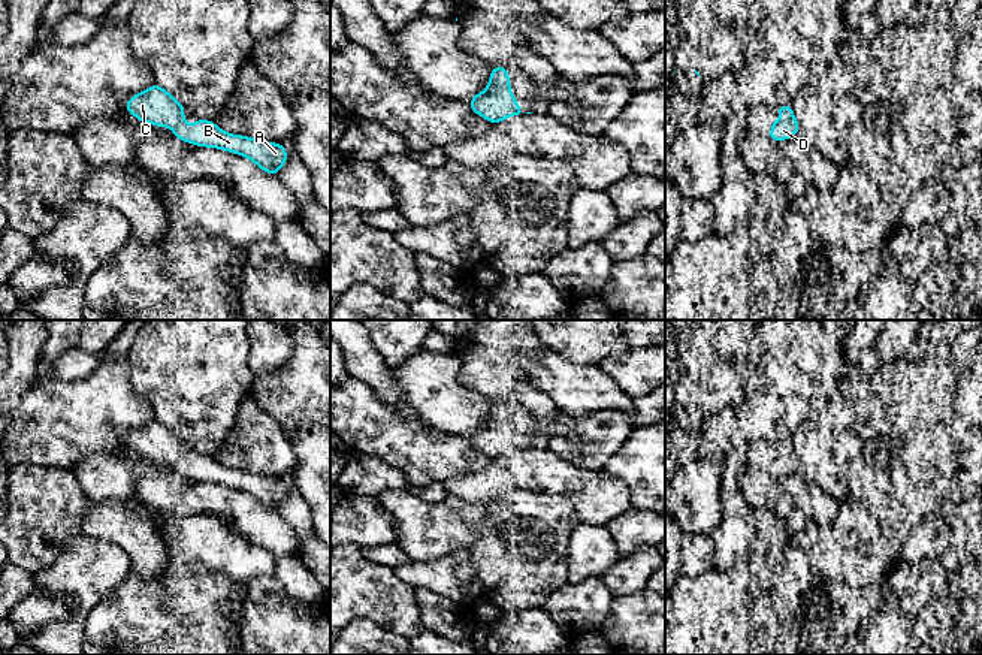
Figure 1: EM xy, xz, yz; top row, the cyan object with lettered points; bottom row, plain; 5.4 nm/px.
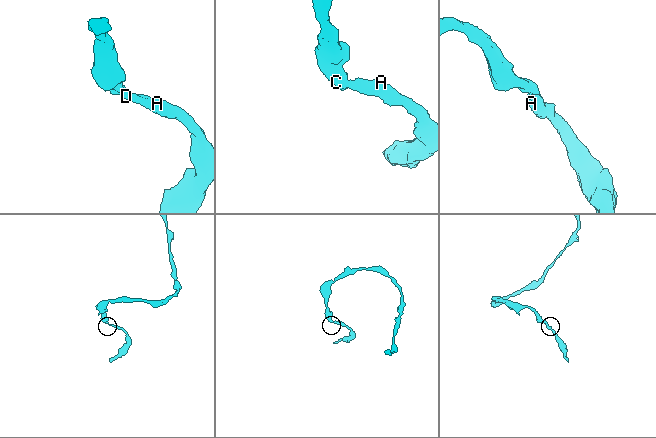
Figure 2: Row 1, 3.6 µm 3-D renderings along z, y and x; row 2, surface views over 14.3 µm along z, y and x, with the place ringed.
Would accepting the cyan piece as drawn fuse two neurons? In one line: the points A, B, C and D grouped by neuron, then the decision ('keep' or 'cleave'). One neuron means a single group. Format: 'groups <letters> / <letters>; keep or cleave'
groups A B C D; keep

